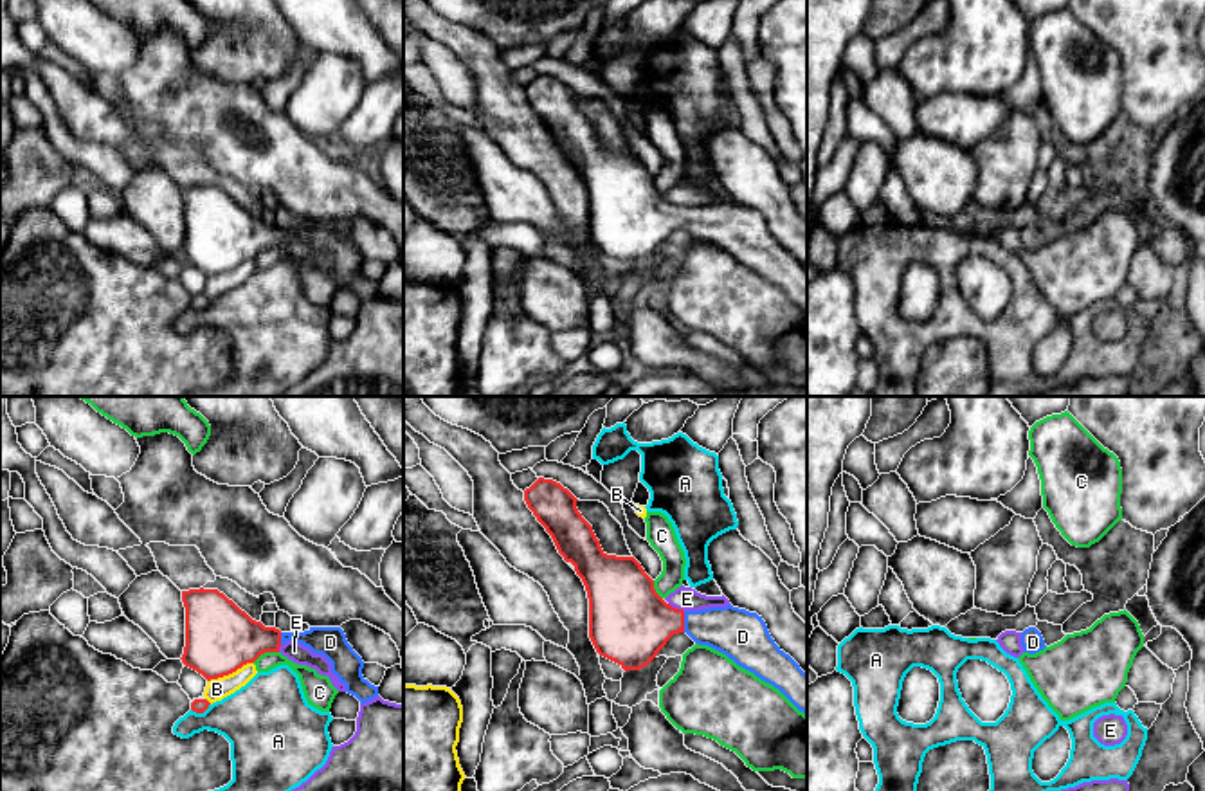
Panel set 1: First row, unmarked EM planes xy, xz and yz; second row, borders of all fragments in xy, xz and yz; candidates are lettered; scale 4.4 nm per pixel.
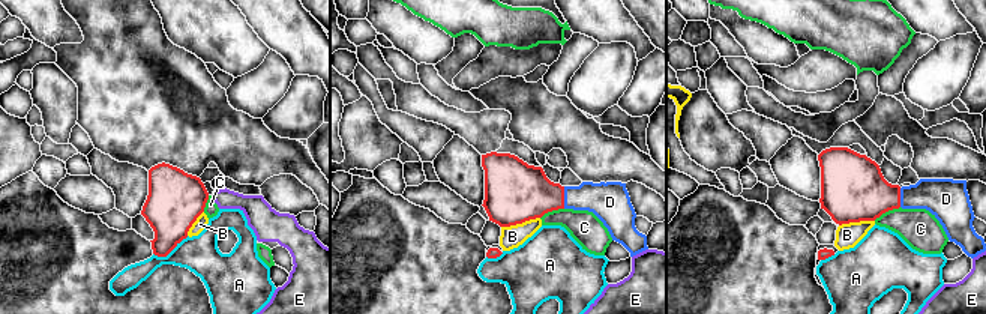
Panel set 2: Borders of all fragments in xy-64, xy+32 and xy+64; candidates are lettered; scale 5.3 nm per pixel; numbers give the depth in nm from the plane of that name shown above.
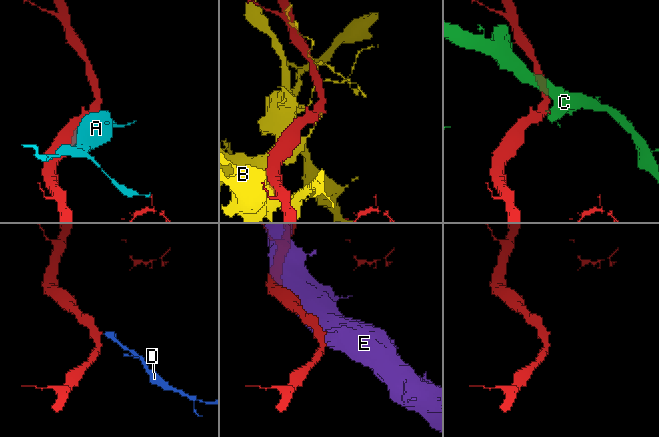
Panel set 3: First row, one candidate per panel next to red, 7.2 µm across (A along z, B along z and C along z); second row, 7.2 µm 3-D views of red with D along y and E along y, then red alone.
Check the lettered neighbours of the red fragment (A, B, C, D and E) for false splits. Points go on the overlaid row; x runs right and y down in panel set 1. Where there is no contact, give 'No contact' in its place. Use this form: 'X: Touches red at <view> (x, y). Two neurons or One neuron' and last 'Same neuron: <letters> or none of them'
A: Touches red at xy (200, 712). Two neurons
B: Touches red at xy (229, 672). Two neurons
C: Touches red at xy (265, 651). Two neurons
D: Touches red at xz (683, 622). One neuron
E: Touches red at xz (674, 608). Two neurons
Same neuron: D

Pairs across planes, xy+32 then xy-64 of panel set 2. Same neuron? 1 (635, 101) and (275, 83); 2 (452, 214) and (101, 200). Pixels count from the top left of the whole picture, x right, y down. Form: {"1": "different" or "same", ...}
{"1": "different", "2": "same"}

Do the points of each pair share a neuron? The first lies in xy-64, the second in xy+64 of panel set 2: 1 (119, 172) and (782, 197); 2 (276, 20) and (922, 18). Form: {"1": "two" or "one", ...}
{"1": "two", "2": "one"}

